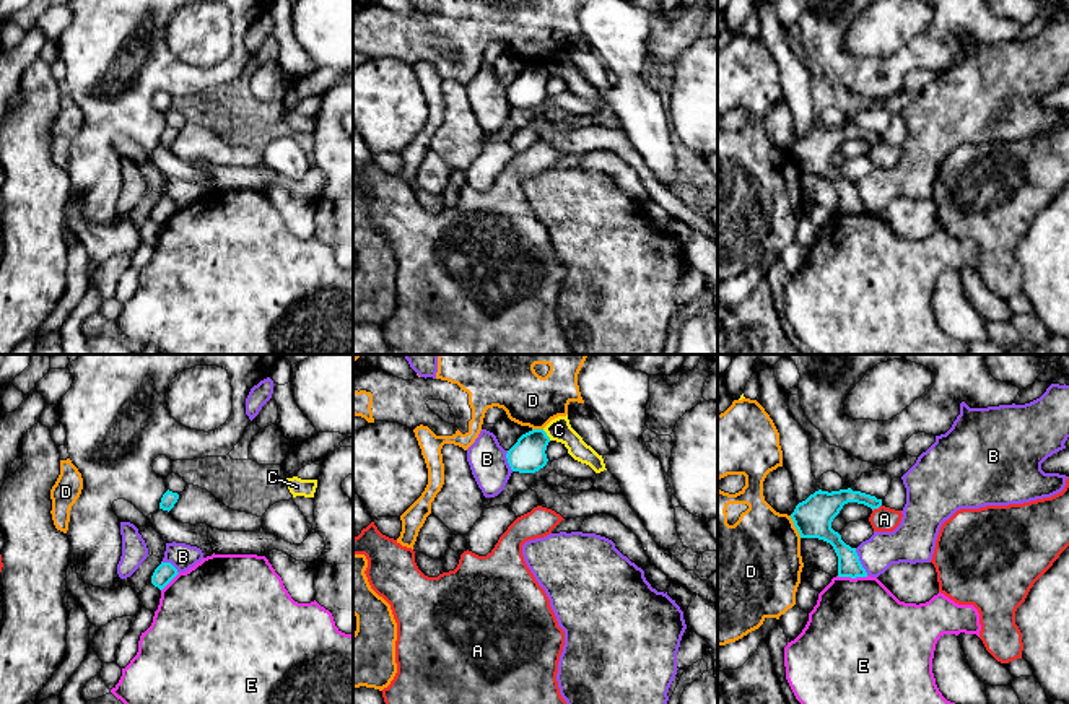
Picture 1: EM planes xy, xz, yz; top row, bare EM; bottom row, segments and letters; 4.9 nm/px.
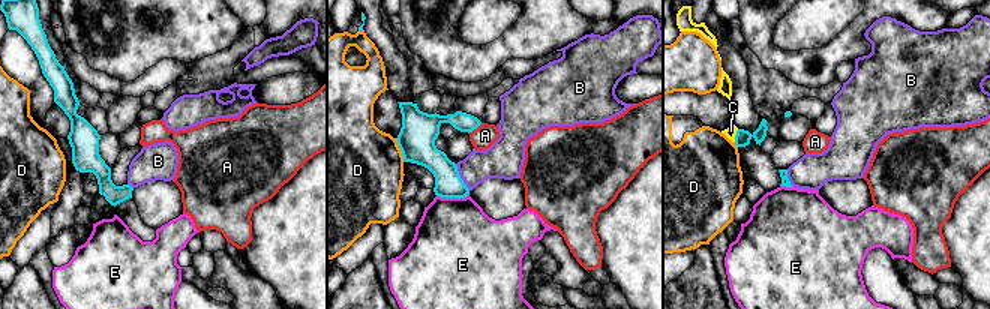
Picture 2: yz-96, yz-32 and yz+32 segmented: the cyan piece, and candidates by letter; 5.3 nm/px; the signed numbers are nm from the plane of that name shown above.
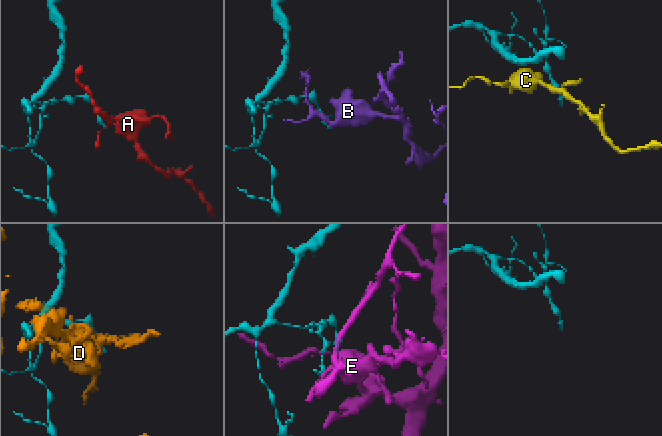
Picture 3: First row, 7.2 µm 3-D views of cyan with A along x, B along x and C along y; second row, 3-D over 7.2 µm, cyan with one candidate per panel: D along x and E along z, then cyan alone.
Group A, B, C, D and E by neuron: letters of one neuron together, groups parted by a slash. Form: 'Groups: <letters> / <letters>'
Groups: A / B / C / D / E

